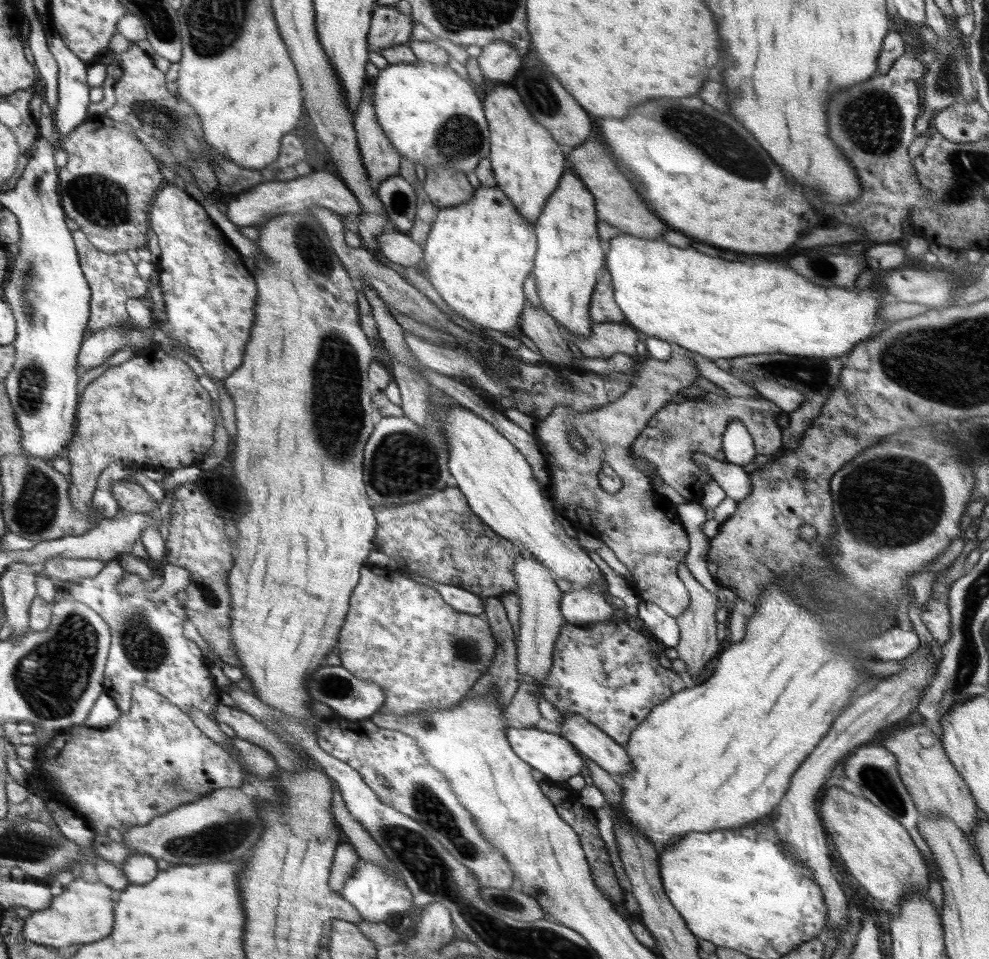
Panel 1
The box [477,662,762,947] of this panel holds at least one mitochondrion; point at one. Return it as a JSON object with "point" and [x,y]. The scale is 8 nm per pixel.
{"point":[510,904]}

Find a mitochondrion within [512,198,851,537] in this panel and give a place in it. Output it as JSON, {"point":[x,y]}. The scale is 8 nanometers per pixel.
{"point":[812,375]}

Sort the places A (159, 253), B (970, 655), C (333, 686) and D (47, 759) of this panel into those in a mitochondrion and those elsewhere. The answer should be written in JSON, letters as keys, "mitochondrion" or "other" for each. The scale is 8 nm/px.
{"A":"other","B":"mitochondrion","C":"mitochondrion","D":"other"}

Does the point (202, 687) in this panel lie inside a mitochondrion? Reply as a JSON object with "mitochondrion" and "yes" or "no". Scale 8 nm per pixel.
{"mitochondrion":"no"}

